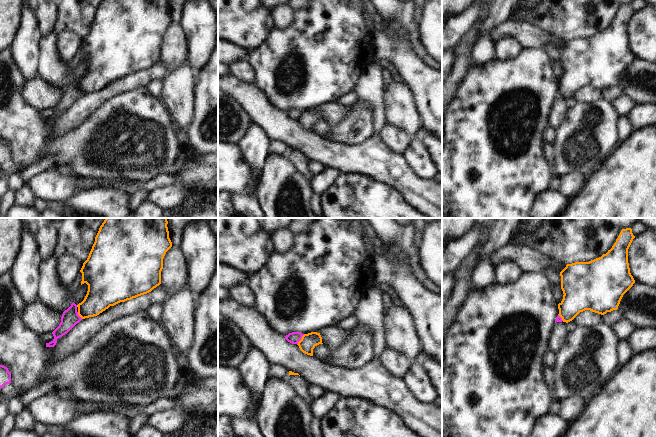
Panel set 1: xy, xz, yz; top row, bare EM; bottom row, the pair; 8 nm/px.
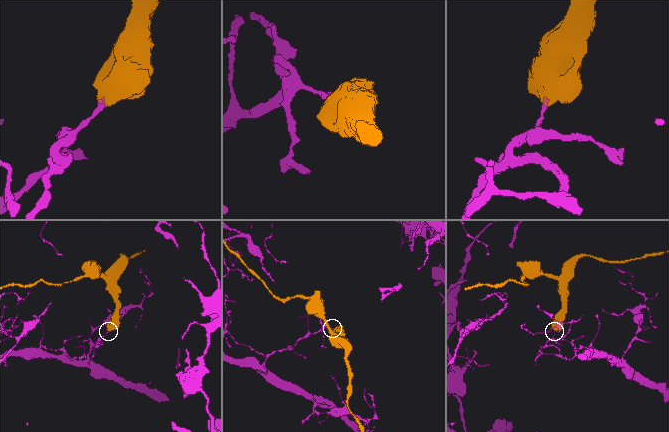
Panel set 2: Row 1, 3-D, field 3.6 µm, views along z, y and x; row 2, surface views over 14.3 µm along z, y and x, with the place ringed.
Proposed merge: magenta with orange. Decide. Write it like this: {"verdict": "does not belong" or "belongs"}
{"verdict": "does not belong"}

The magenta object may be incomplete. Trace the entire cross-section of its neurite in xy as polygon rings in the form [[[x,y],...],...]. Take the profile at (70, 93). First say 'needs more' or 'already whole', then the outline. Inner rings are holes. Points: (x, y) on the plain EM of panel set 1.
already whole; [[[73,78],[71,82],[63,88],[59,102],[52,108],[54,115],[46,119],[46,123],[54,123],[57,115],[67,110],[81,96],[82,94],[77,88],[77,81]]]

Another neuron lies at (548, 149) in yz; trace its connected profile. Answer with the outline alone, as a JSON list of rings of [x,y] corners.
[[[544,142],[542,146],[542,151],[544,153],[544,156],[546,160],[548,161],[548,164],[551,168],[554,166],[554,146],[551,143]]]

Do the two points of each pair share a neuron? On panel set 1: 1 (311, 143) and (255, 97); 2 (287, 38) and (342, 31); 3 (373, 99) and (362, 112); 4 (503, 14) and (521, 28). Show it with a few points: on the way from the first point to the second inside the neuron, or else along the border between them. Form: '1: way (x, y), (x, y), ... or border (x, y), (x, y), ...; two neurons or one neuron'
1: way (296, 137), (284, 129), (267, 112); one neuron
2: way (301, 38), (328, 38); one neuron
3: border (358, 99), (364, 99), (370, 104), (375, 126); two neurons
4: border (509, 18), (495, 25), (489, 32); two neurons

